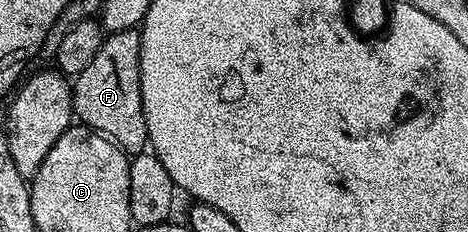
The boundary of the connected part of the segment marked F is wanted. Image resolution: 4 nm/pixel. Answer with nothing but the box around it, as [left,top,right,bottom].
[73,29,149,152]

